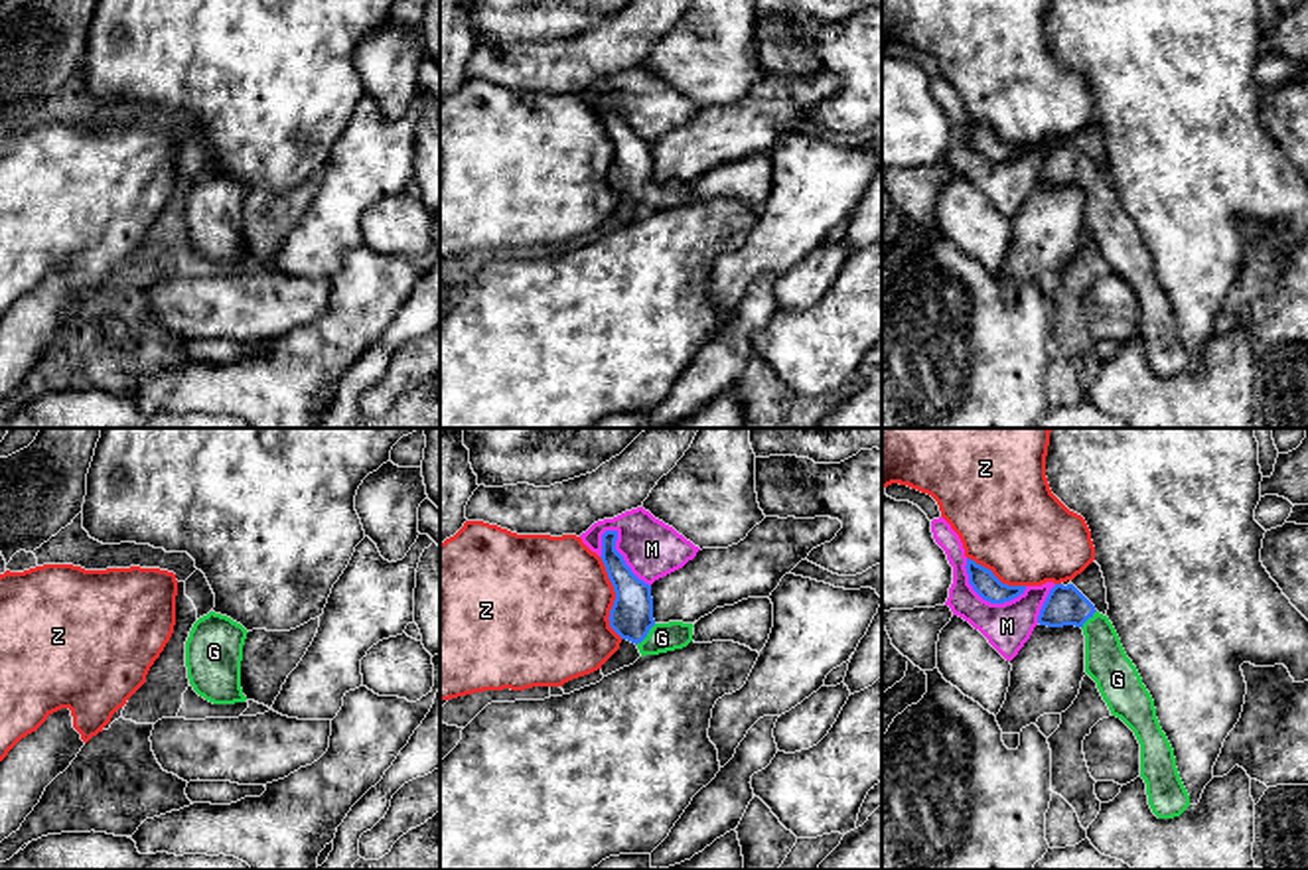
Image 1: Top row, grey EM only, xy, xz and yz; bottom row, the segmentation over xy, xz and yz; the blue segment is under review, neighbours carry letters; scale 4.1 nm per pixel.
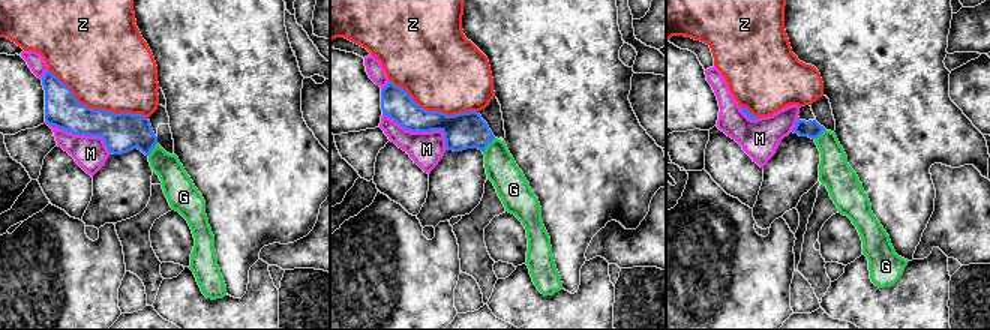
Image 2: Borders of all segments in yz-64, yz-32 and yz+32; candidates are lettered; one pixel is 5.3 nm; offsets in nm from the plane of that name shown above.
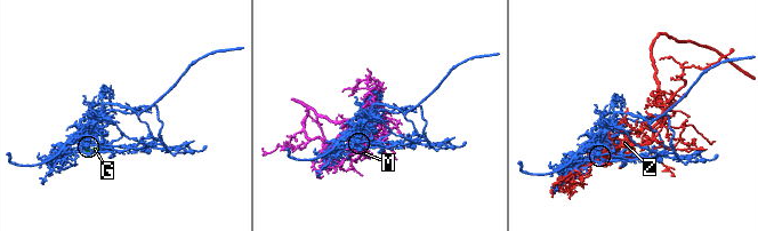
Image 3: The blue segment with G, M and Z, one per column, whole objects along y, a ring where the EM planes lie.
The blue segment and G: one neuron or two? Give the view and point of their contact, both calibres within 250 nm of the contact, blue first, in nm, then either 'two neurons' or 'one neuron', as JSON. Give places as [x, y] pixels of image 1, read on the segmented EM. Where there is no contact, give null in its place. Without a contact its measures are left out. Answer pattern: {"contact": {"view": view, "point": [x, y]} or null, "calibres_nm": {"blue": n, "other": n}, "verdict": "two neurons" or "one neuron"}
{"contact": {"view": "xz", "point": [646, 636]}, "calibres_nm": {"blue": 180, "other": 120}, "verdict": "one neuron"}

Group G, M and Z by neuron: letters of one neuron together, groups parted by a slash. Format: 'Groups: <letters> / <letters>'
Groups: G / M / Z

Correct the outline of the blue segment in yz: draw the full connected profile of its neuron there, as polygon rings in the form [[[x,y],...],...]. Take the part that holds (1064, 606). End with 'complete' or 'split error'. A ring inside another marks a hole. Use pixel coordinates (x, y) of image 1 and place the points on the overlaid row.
[[[1055,584],[1040,610],[1038,623],[1083,629],[1085,673],[1097,683],[1111,714],[1121,718],[1140,744],[1140,777],[1152,813],[1158,819],[1180,817],[1190,807],[1190,795],[1180,779],[1174,750],[1160,728],[1154,700],[1109,617],[1099,614],[1073,584]]]; split error

